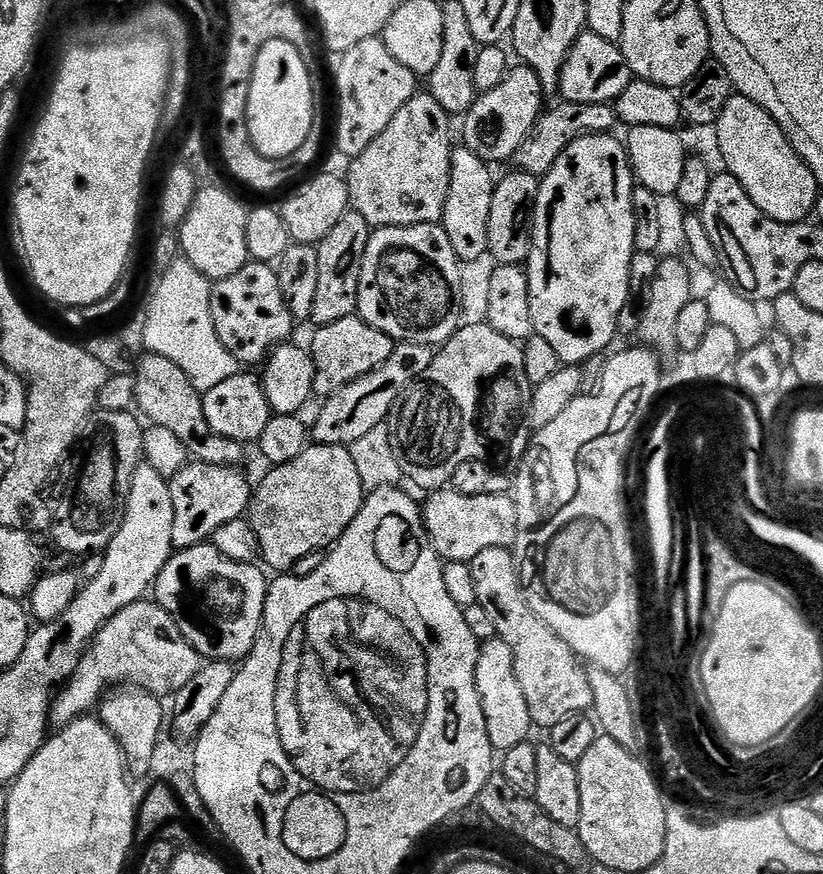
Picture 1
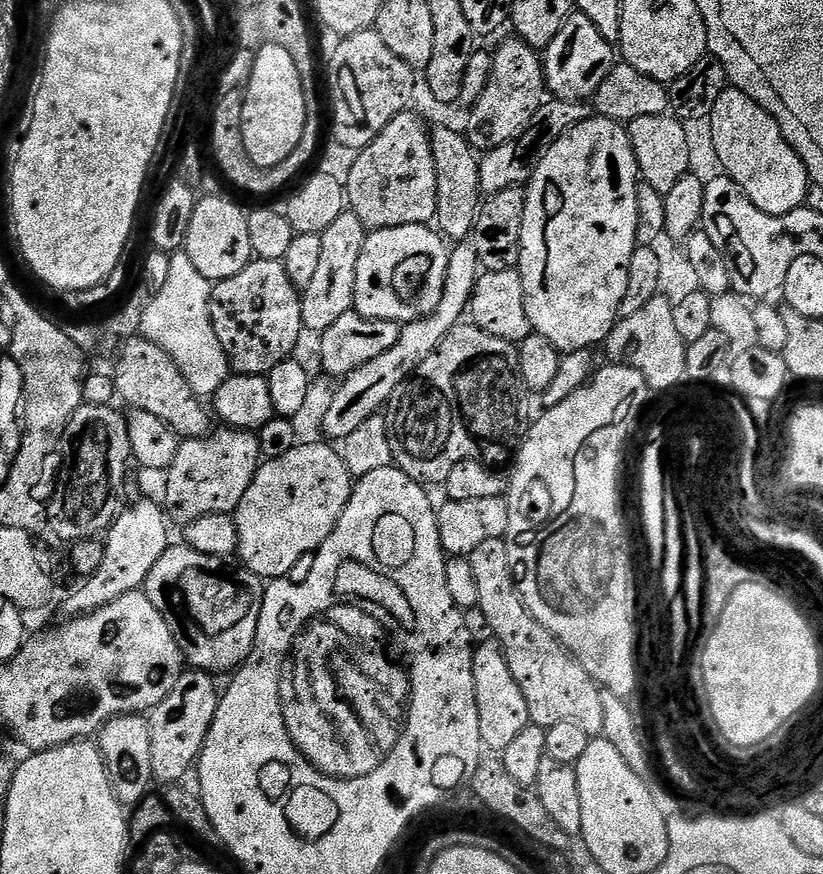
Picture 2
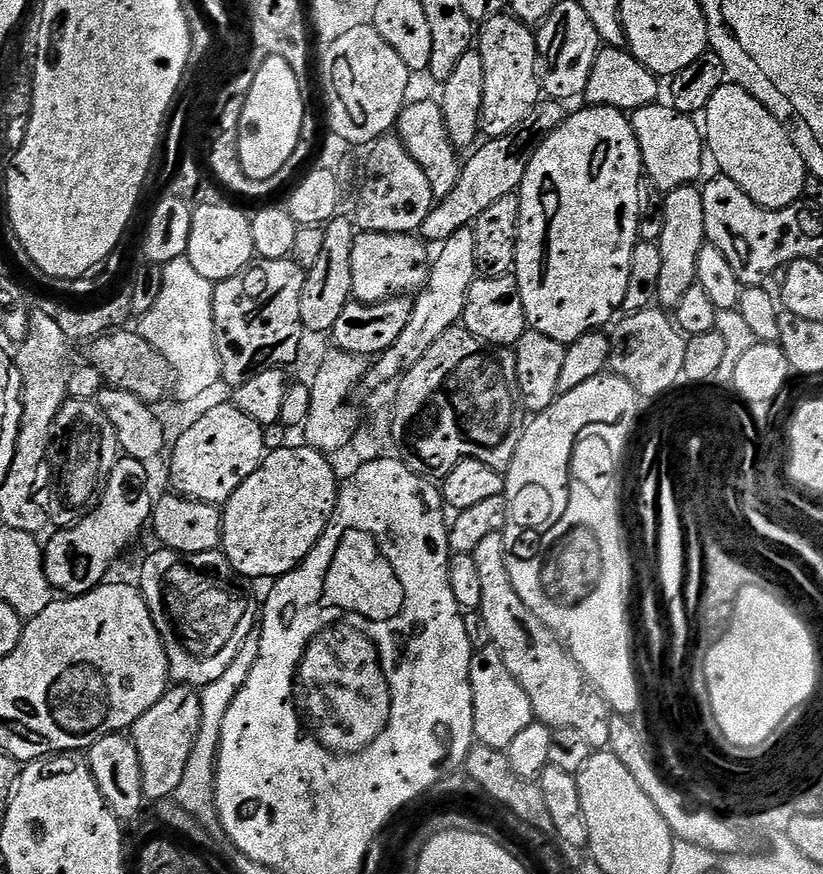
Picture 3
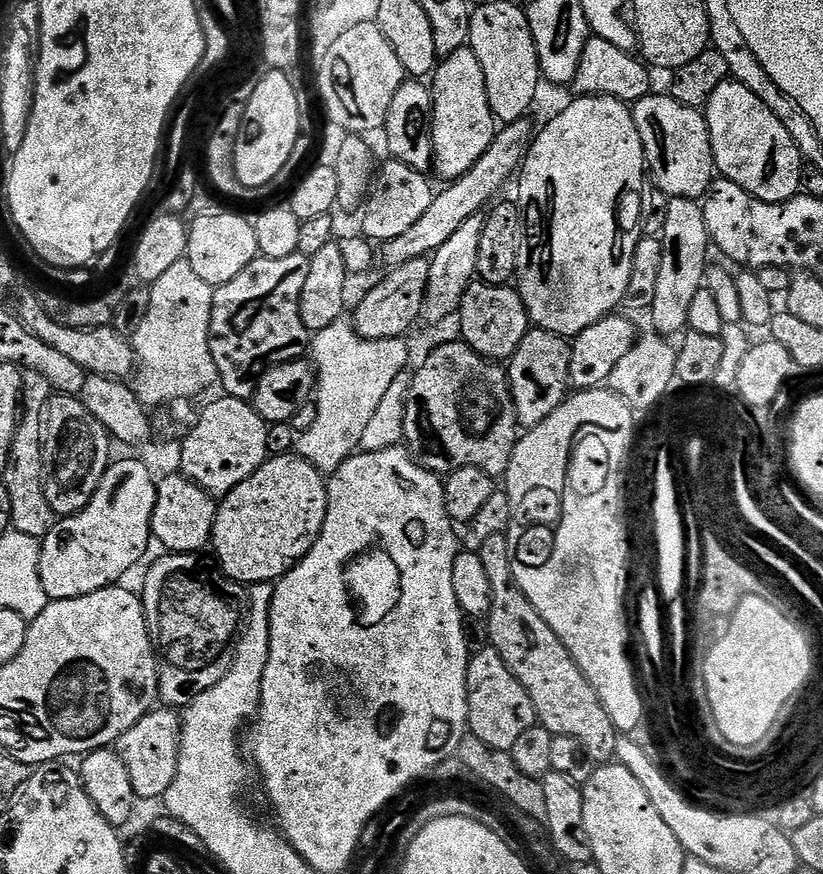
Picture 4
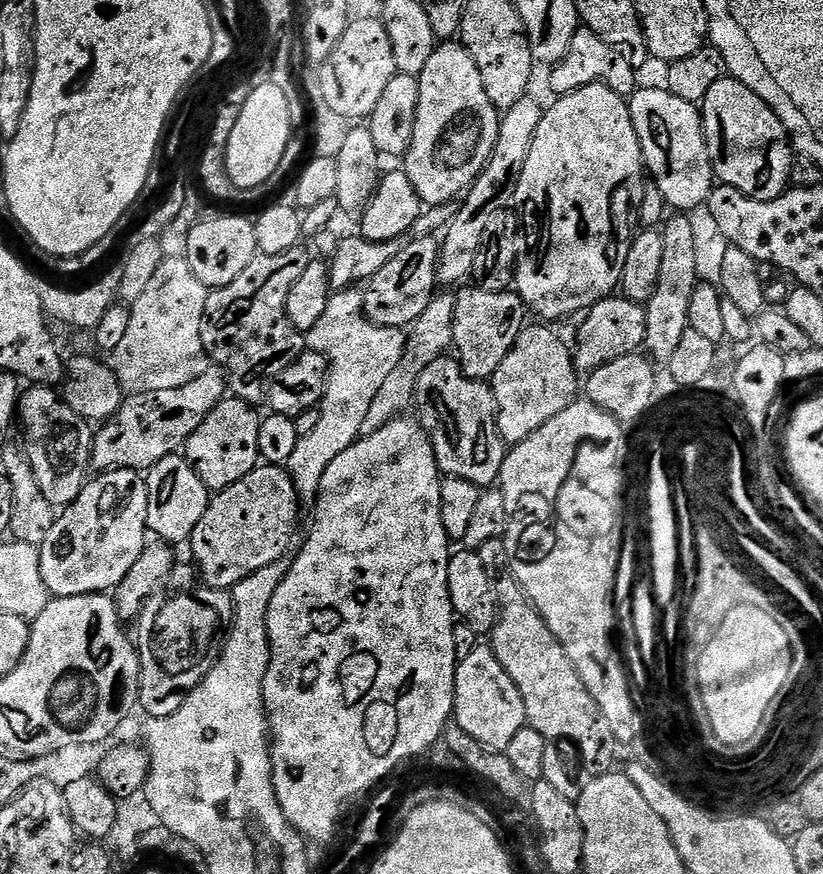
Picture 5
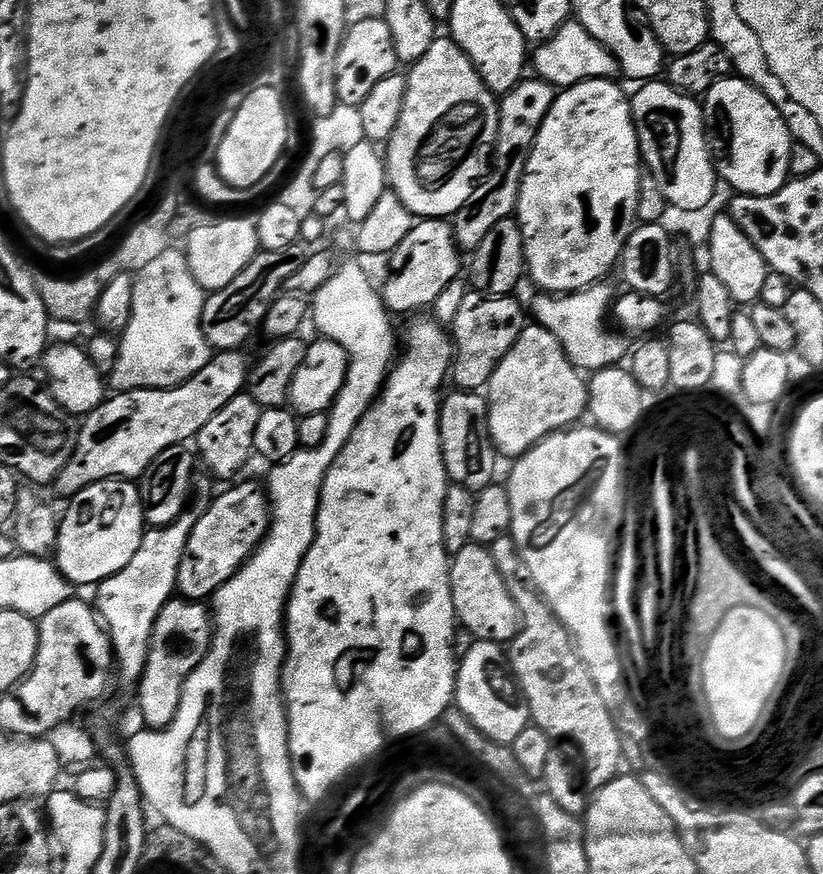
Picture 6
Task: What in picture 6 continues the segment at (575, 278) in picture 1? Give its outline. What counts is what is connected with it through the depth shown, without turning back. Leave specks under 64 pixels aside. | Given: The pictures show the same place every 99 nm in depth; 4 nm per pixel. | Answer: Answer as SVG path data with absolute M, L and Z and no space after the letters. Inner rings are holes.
M587 80L581 84L575 84L572 88L563 89L550 106L550 110L538 130L536 141L532 143L532 153L528 155L528 161L524 167L524 176L520 180L520 199L516 202L515 215L518 217L524 239L524 262L527 275L530 280L532 276L533 282L540 287L541 293L581 292L583 288L589 288L591 284L601 283L619 265L620 256L624 252L632 229L637 227L638 190L642 175L640 139L636 133L636 124L632 120L632 101L629 93L627 91L624 93L618 85L616 80Z

